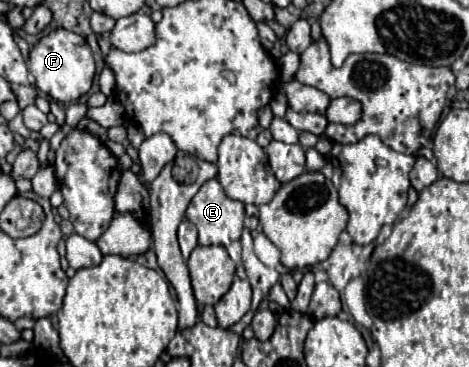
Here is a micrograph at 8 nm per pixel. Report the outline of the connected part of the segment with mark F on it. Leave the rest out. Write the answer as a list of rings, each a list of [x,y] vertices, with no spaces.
[[[64,28],[52,30],[50,34],[42,36],[30,52],[28,70],[36,78],[36,88],[54,98],[56,102],[76,102],[82,94],[86,94],[92,86],[92,78],[96,72],[94,56],[88,46],[88,42],[82,36],[76,36],[76,32],[68,32]]]

